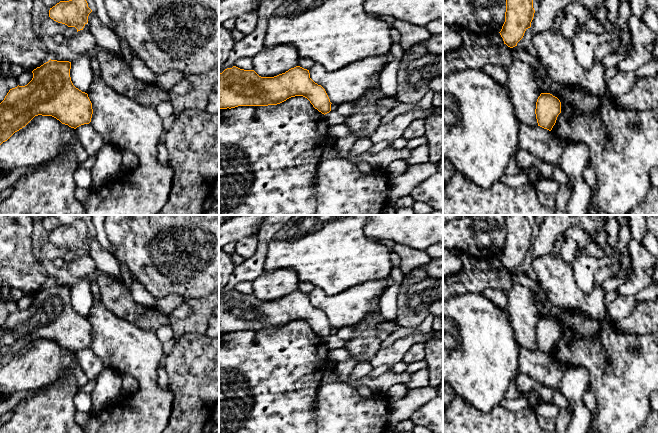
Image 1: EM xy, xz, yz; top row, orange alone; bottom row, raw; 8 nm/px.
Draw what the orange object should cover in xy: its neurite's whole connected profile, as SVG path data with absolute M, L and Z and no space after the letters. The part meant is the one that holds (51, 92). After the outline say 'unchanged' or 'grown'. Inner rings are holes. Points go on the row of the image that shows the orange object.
M50 59L32 71L33 78L27 85L9 90L0 103L0 145L38 115L52 116L74 129L91 122L92 103L87 93L73 85L70 69L71 62Z; unchanged

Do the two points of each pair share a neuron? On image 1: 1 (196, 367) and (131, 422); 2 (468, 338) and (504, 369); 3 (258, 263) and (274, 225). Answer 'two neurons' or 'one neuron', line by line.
1: two neurons
2: one neuron
3: one neuron

